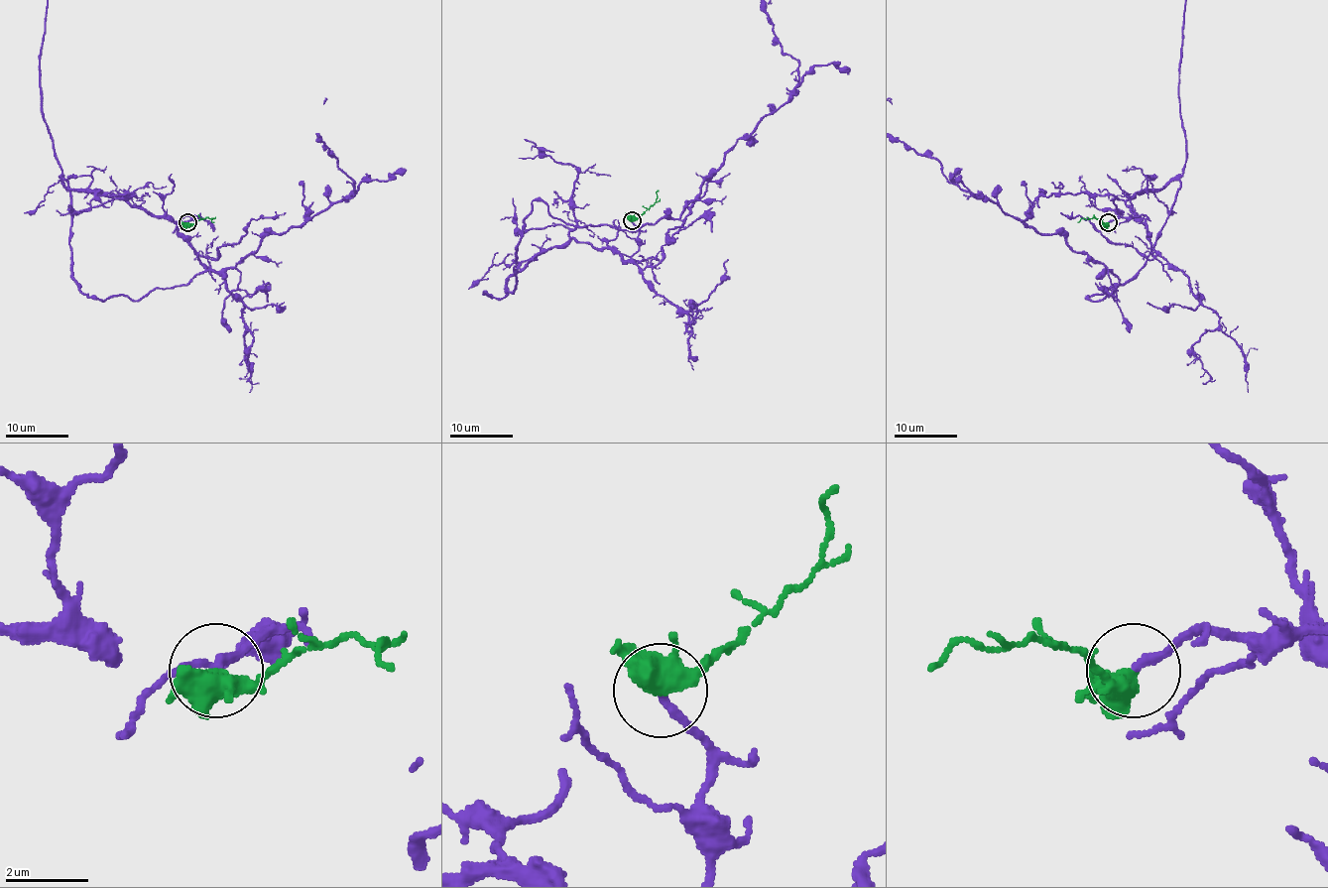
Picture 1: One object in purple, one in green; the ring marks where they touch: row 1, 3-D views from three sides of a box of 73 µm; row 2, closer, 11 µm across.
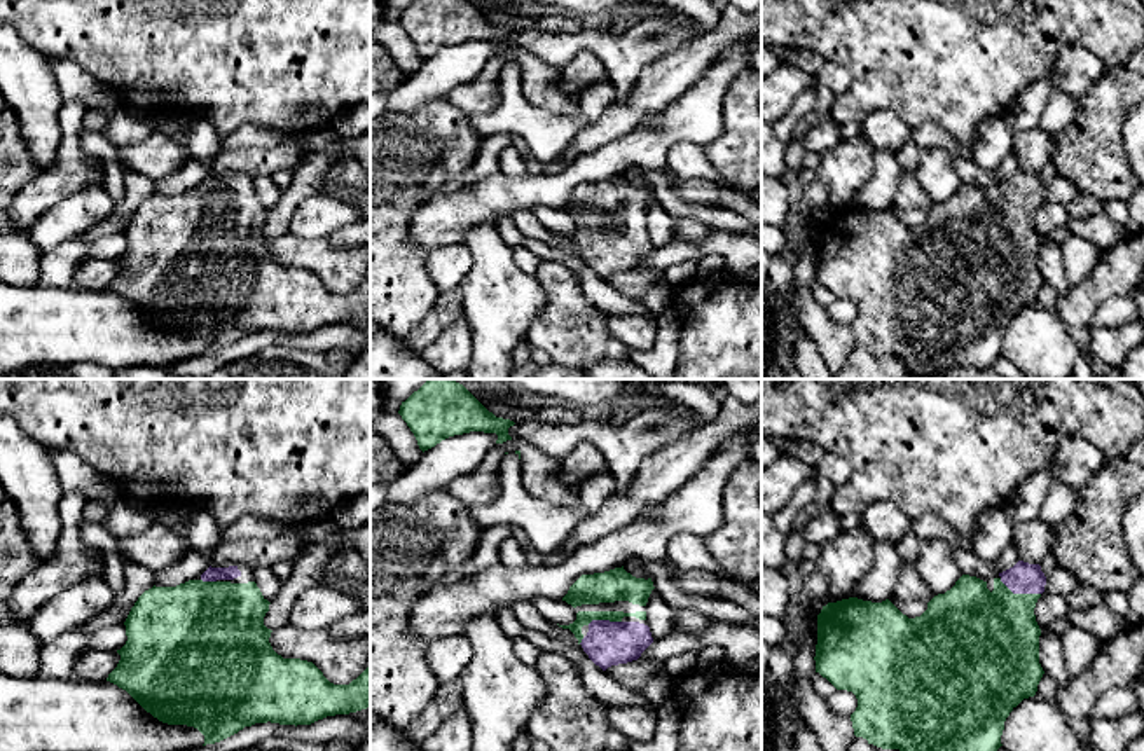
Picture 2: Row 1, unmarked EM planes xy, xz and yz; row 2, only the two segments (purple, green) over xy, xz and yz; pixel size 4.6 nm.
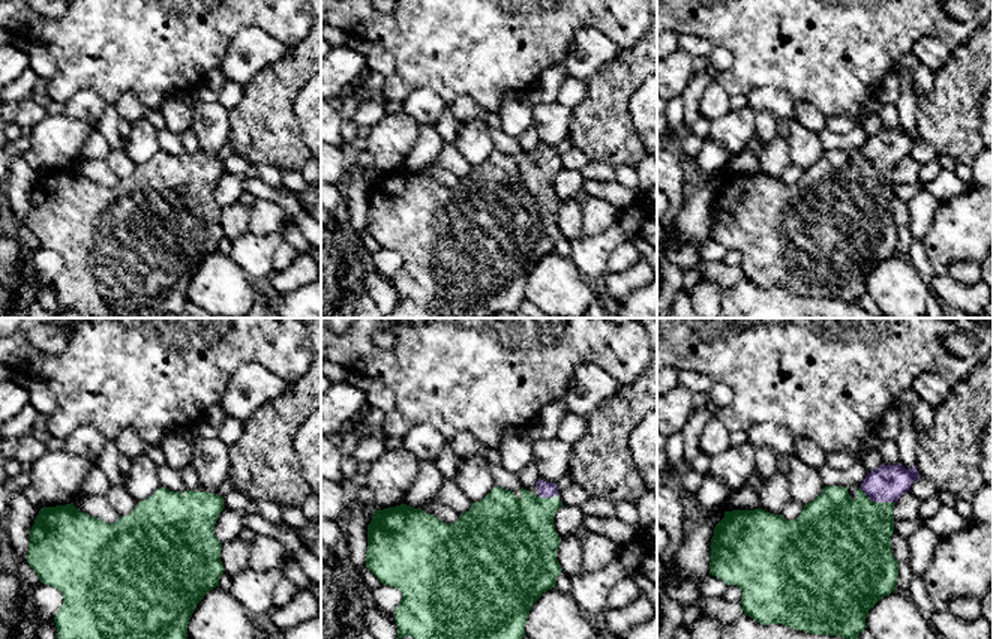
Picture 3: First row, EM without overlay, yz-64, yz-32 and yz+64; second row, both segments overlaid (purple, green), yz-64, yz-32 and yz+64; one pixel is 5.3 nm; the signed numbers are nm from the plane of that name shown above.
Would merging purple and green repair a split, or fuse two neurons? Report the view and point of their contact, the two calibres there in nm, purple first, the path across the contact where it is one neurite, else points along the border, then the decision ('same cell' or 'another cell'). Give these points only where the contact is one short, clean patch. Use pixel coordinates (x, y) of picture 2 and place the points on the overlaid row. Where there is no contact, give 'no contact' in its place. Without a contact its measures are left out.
meets purple in yz at (1020, 592); 140 nm thick on the purple side, 440 nm on the other; runs through yz (1022, 578), (1020, 592), (991, 638); same cell

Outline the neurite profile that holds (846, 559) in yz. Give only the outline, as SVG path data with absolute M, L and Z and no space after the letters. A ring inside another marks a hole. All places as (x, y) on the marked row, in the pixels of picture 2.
M859 526L838 533L821 547L816 569L828 578L828 603L852 597L873 566L873 545L872 534Z

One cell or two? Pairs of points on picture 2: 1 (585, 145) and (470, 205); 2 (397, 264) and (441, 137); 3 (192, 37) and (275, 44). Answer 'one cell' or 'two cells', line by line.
1: two cells
2: one cell
3: one cell

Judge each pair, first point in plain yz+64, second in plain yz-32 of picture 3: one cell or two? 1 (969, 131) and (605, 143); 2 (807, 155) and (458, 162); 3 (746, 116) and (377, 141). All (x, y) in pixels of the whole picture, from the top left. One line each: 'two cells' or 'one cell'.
1: one cell
2: two cells
3: one cell

